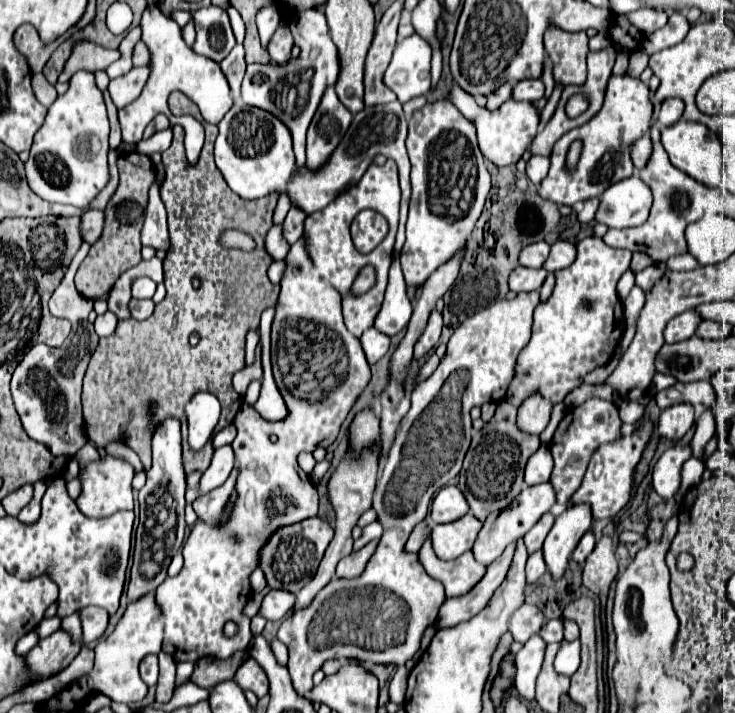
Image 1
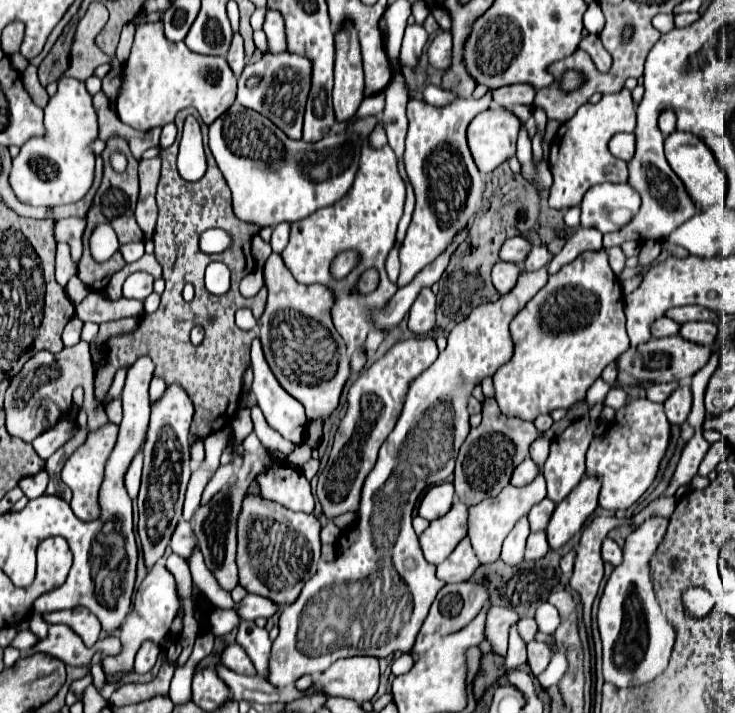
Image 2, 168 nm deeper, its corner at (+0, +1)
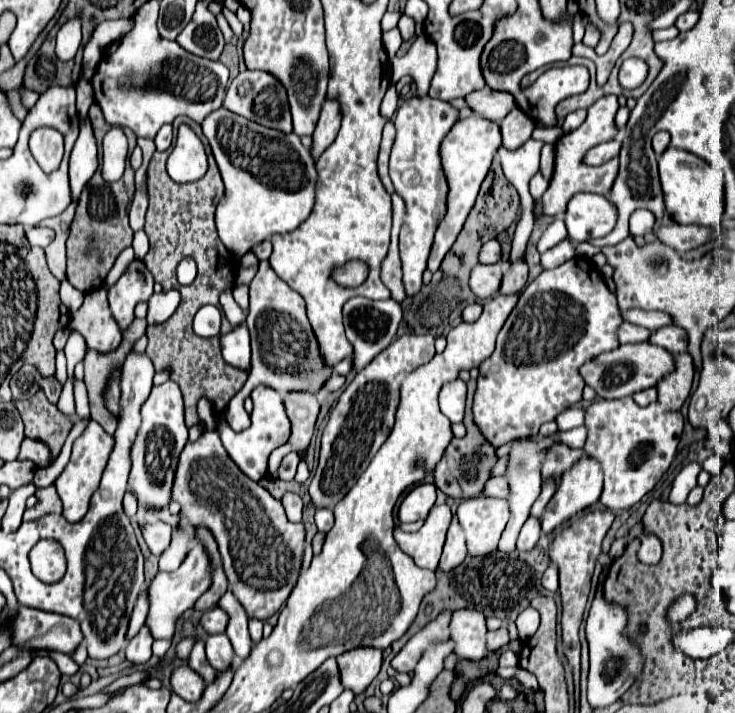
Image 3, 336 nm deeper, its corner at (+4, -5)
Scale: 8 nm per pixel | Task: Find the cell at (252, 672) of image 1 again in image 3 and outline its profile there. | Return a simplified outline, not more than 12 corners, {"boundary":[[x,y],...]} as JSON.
{"boundary":[[224,633],[206,639],[206,657],[218,671],[234,667],[234,651]]}

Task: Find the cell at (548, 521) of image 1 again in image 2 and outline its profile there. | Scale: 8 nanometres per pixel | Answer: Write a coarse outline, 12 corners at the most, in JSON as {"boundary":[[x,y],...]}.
{"boundary":[[544,497],[530,509],[530,529],[546,529],[554,501]]}

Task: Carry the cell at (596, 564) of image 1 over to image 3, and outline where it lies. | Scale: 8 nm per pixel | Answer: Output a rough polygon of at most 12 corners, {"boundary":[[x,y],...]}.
{"boundary":[[612,511],[562,527],[550,547],[560,571],[562,639],[580,679],[578,629]]}

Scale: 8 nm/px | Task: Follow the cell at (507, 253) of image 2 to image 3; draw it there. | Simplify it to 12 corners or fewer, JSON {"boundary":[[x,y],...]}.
{"boundary":[[490,241],[480,251],[480,263],[500,263],[502,247]]}

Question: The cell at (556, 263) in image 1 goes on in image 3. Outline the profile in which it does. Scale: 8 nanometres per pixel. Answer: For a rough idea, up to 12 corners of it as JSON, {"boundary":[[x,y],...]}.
{"boundary":[[526,261],[510,265],[500,293],[522,289],[528,279]]}

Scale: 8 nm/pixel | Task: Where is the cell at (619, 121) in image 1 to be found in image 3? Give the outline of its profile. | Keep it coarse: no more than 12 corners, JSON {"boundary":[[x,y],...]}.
{"boundary":[[618,97],[588,107],[586,121],[555,145],[542,213],[564,215],[576,193],[608,195],[619,160],[584,163],[618,135]]}

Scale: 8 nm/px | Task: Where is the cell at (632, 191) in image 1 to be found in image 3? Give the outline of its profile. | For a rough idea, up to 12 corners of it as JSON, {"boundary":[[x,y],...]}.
{"boundary":[[574,195],[566,209],[576,243],[608,235],[618,219],[604,195]]}

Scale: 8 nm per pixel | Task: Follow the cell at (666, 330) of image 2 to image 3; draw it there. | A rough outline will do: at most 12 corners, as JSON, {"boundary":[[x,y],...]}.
{"boundary":[[622,323],[618,329],[620,343],[642,343],[652,335],[650,329]]}

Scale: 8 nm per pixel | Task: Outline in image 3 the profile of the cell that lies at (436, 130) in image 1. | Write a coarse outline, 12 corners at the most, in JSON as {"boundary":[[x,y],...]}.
{"boundary":[[432,97],[394,115],[390,179],[406,201],[400,231],[408,297],[444,217],[440,143],[458,109]]}

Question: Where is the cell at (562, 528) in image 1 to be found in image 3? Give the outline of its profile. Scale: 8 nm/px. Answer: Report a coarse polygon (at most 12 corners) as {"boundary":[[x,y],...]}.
{"boundary":[[582,457],[550,499],[542,531],[594,505],[602,469]]}

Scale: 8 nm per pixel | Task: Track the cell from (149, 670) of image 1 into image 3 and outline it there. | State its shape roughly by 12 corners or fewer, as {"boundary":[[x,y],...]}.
{"boundary":[[142,631],[128,643],[126,659],[144,665],[152,657],[152,635]]}

